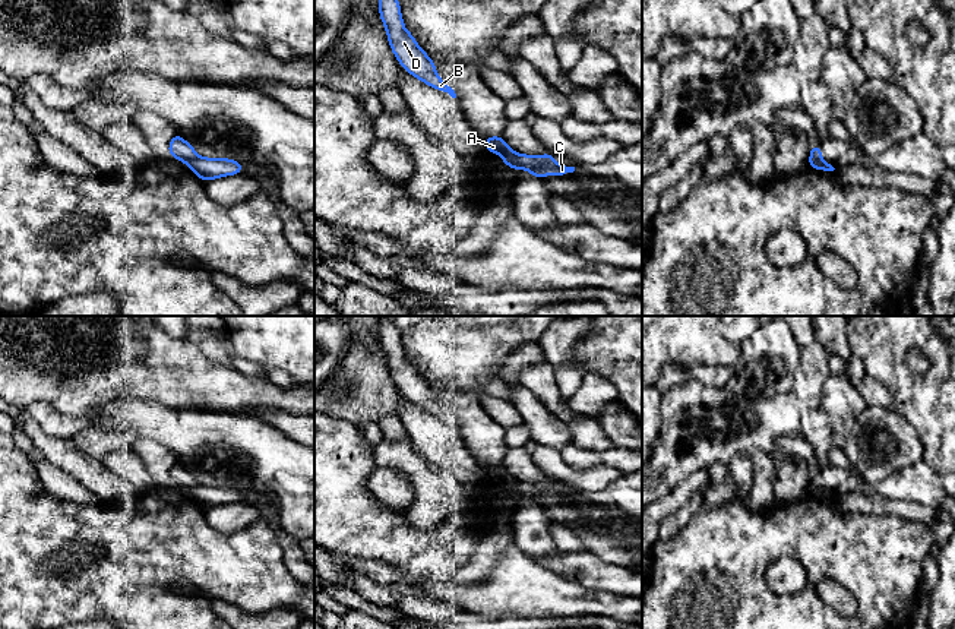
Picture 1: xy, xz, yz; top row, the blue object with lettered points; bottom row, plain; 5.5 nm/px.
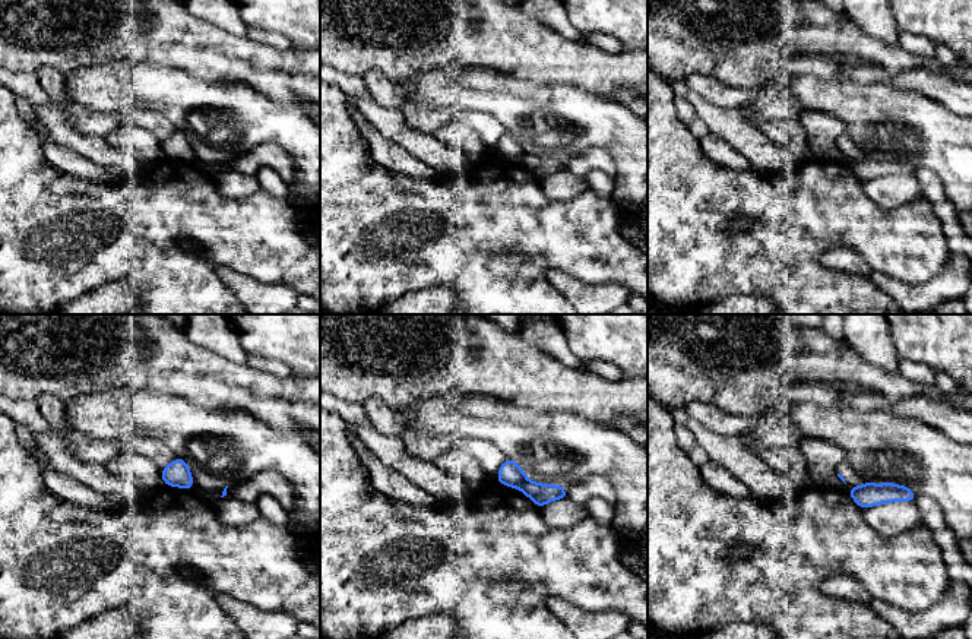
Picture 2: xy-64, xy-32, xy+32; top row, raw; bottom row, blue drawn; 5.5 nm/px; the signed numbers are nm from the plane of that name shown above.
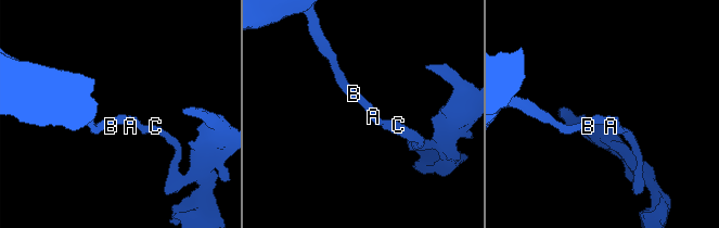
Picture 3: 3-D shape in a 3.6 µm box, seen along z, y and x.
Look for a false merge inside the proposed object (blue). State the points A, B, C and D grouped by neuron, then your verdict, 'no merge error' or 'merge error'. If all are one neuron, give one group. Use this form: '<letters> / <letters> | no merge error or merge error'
A B D / C | merge error

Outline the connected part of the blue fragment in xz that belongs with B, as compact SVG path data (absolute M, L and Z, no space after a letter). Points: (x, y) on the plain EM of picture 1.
M385 316L379 323L379 341L386 355L386 363L392 380L409 402L420 407L440 420L448 420L456 426L455 418L448 414L437 402L433 388L420 376L412 361L404 354L401 331L393 322L393 316Z

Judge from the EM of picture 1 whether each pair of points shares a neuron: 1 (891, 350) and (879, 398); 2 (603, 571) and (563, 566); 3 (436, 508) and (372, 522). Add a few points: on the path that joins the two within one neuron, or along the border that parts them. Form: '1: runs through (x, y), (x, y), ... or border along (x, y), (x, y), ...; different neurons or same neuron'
1: border along (867, 375), (875, 378), (888, 391), (894, 407); different neurons
2: runs through (593, 571), (584, 566), (574, 566); same neuron
3: border along (401, 511), (416, 528), (432, 528), (438, 524); different neurons

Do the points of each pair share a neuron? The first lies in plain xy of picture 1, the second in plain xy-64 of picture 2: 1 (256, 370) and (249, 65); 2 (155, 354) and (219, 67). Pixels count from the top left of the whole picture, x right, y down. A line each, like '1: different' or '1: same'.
1: different
2: same

